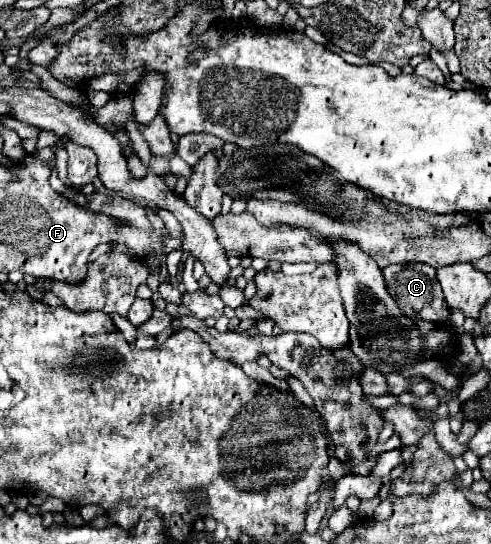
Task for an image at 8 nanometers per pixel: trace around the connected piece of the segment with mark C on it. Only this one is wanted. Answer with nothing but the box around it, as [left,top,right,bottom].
[383,262,451,324]

